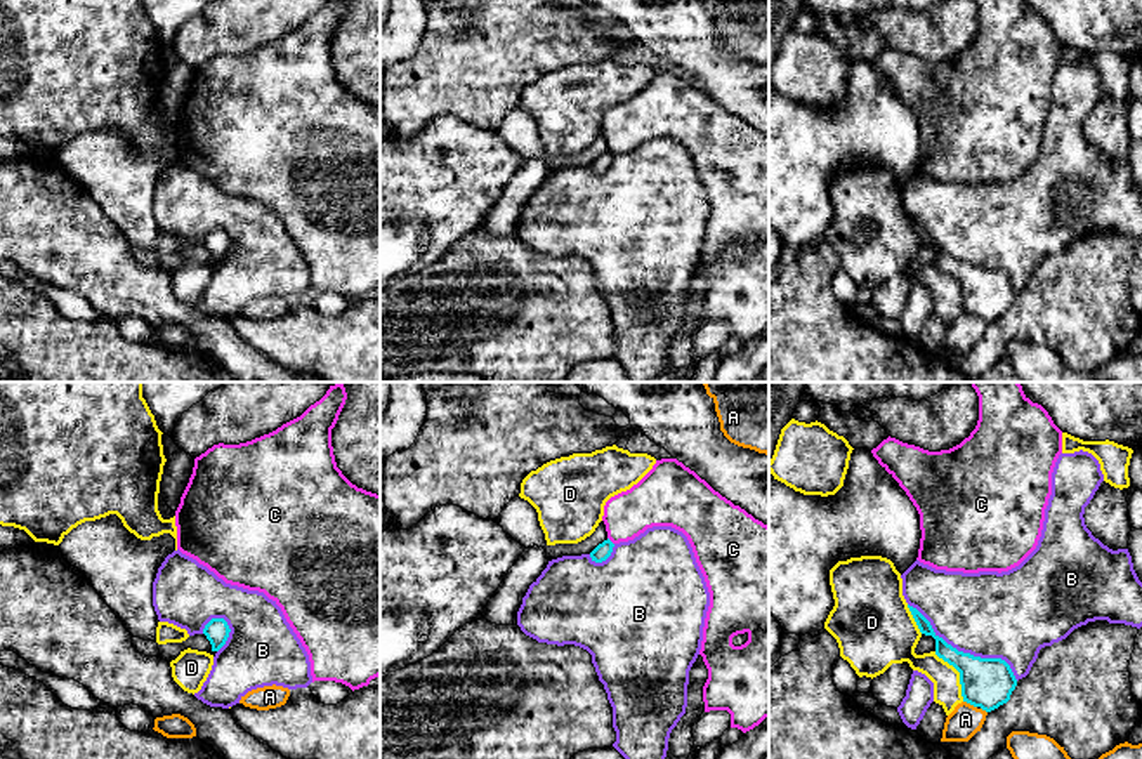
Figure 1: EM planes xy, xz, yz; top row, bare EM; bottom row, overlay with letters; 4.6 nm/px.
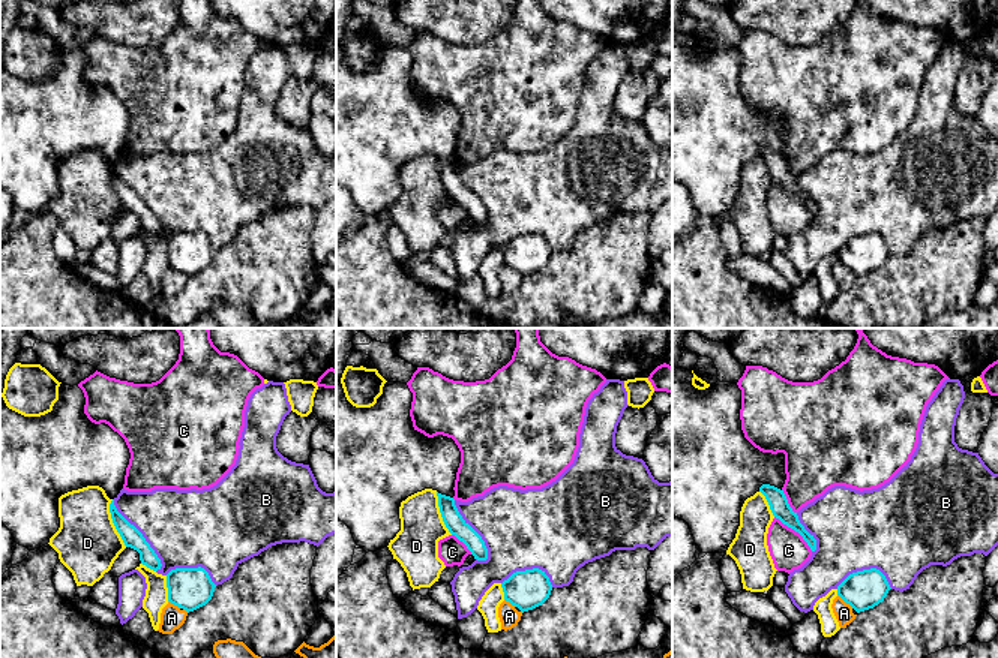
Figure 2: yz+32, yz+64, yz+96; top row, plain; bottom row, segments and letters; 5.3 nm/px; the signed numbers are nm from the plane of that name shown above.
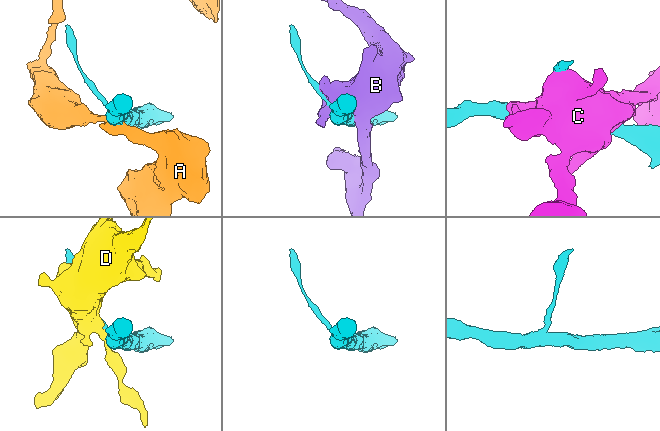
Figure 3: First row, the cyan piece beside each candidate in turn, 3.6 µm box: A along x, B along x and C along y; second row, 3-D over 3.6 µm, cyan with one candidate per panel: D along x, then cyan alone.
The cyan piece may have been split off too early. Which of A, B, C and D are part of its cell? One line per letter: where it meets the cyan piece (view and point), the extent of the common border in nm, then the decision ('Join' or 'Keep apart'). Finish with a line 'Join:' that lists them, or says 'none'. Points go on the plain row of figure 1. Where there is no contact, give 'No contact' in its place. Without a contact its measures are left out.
A: Touches cyan at yz (971, 315). Shared border 70 nm. Keep apart
B: Touches cyan at yz (962, 263). Shared border 600 nm. Keep apart
C: Touches cyan at xz (610, 151). Shared border 50 nm. Keep apart
D: Touches cyan at yz (960, 285). Shared border 280 nm. Keep apart
Join: none

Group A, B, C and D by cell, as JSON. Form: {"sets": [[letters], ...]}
{"sets": [["A"], ["B"], ["C"], ["D"]]}

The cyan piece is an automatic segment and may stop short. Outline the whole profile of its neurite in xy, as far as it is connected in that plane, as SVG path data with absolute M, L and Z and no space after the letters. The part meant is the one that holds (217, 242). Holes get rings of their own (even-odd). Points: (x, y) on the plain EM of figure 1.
M212 229L203 240L203 245L212 255L212 262L219 262L226 255L229 243L231 240L224 229Z

